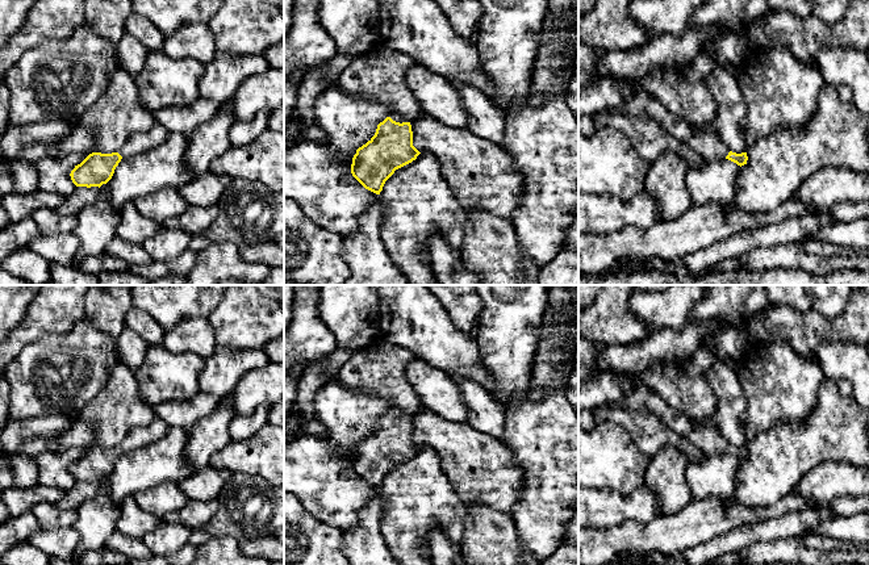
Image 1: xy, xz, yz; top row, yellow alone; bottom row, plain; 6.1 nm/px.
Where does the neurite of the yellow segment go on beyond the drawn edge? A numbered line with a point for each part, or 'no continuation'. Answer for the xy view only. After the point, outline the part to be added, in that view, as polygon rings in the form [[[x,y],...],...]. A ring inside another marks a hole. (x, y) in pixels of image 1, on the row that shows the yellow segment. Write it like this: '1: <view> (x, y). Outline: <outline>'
1: xy (141, 142). Outline: [[[155,122],[154,126],[147,131],[131,135],[117,152],[122,158],[142,154],[163,143],[168,134],[170,131],[163,125]]]

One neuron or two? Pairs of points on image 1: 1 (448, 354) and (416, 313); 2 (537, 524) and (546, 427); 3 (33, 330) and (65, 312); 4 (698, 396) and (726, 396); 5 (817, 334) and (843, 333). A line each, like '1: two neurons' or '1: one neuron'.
1: one neuron
2: one neuron
3: one neuron
4: two neurons
5: one neuron

